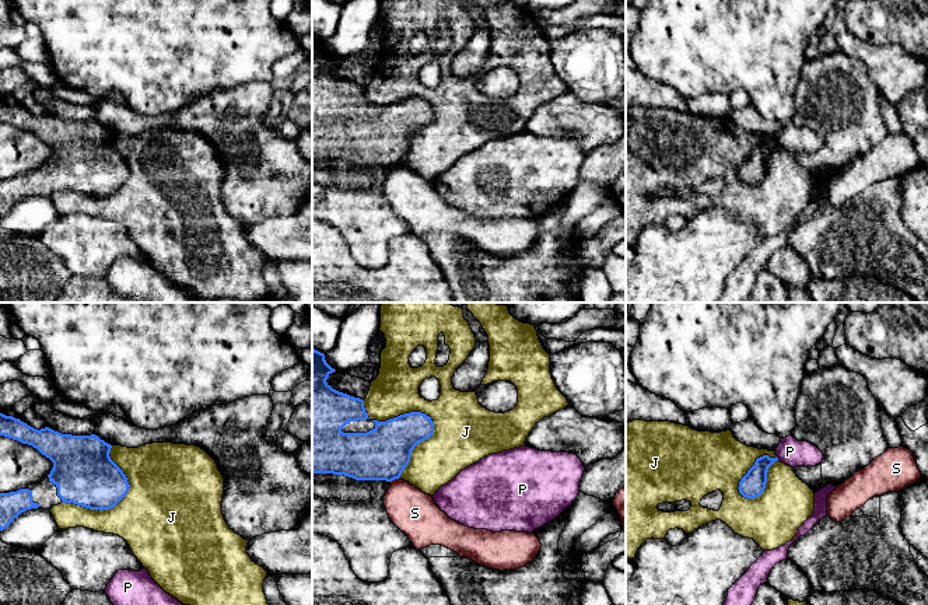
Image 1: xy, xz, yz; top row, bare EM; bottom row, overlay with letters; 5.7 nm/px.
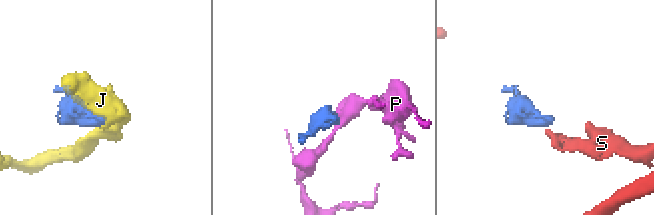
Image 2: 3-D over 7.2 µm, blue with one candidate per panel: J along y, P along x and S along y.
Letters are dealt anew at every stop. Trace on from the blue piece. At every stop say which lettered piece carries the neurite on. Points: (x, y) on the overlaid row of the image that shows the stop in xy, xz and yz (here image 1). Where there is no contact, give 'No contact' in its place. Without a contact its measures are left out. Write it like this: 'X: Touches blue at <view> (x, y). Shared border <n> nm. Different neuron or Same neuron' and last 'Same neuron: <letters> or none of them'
J: Touches blue at xz (419, 443). Shared border 400 nm. Different neuron
P: Touches blue at yz (777, 458). Shared border 30 nm. Different neuron
S: Touches blue at xz (395, 478). Shared border 70 nm. Different neuron
Same neuron: none of them

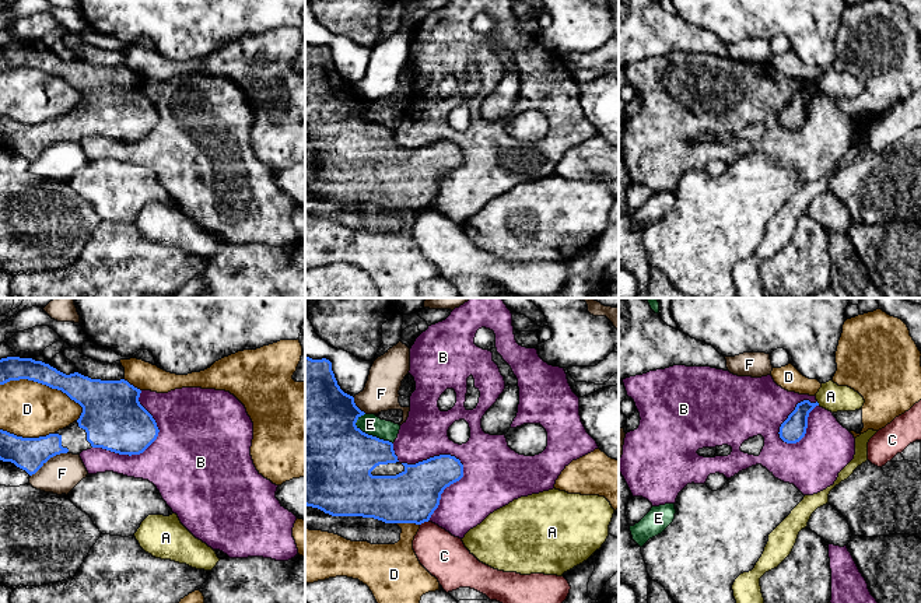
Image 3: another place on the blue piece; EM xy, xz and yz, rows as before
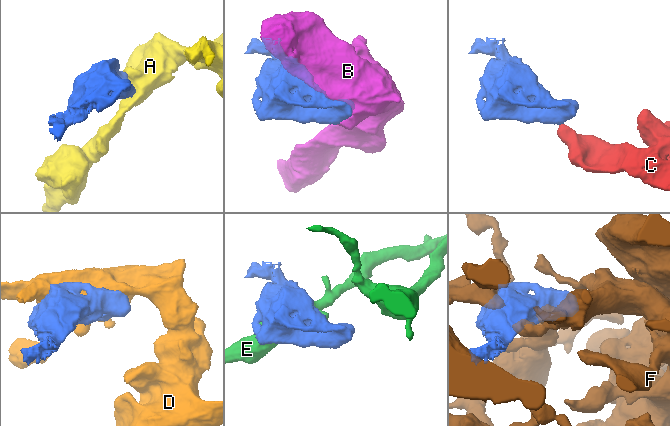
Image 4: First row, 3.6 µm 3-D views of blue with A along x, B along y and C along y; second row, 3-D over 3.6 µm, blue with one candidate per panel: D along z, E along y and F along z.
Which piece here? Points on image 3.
A: Touches blue at yz (818, 403). Shared border 30 nm. Different neuron
B: Touches blue at xz (448, 486). Shared border 400 nm. Different neuron
C: Touches blue at xz (424, 521). Shared border 70 nm. Different neuron
D: Touches blue at xy (44, 384). Shared border 500 nm. Different neuron
E: Touches blue at xz (371, 435). Shared border 260 nm. Different neuron
F: Touches blue at xy (48, 459). Shared border 240 nm. Different neuron
Same neuron: none of them

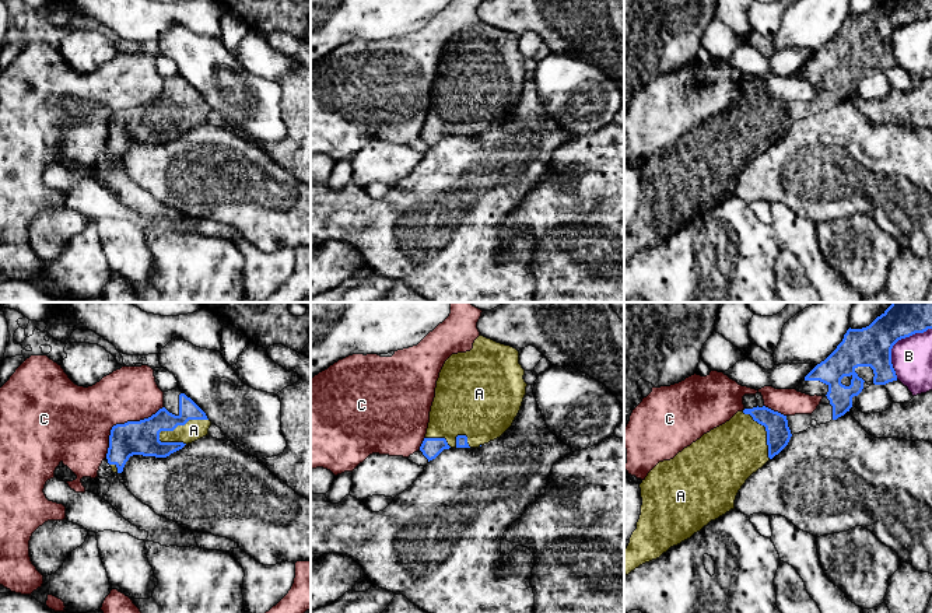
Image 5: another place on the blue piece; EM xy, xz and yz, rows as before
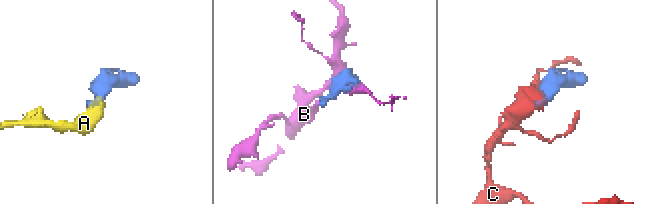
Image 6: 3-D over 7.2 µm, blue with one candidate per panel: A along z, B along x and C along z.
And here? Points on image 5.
A: Touches blue at xy (179, 424). Shared border 320 nm. Same neuron
B: Touches blue at yz (896, 342). Shared border 360 nm. Different neuron
C: Touches blue at xy (122, 424). Shared border 440 nm. Different neuron
Same neuron: A

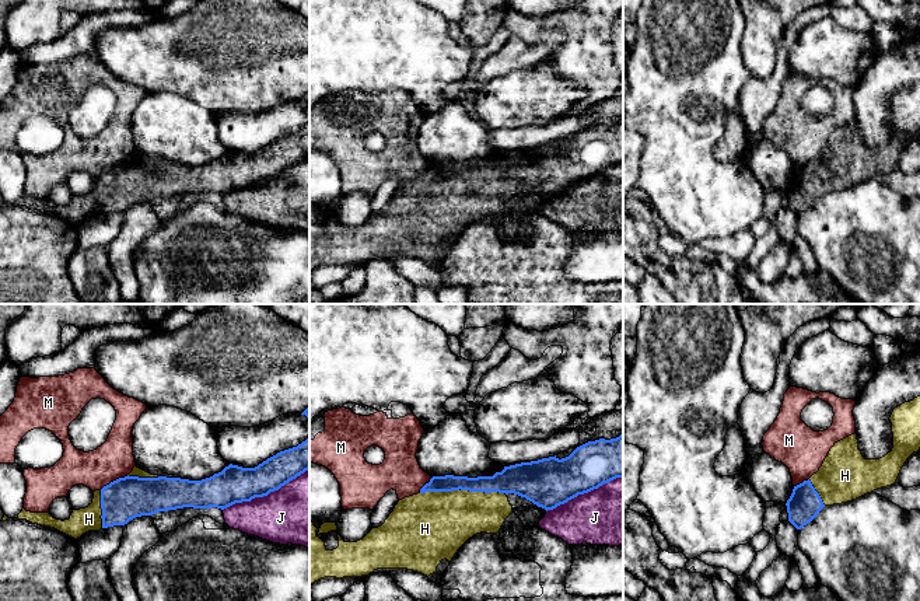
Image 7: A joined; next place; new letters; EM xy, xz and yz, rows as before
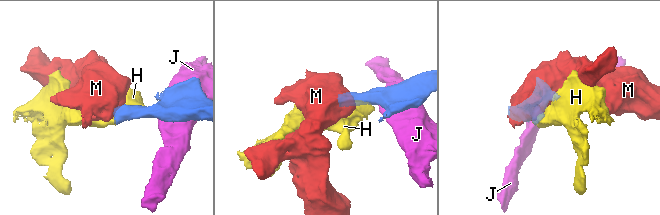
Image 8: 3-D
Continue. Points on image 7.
H: Touches blue at xz (464, 489). Shared border 500 nm. Same neuron
J: Touches blue at xy (265, 495). Shared border 550 nm. Different neuron
M: Touches blue at xy (114, 481). Shared border 190 nm. Different neuron
Same neuron: H

